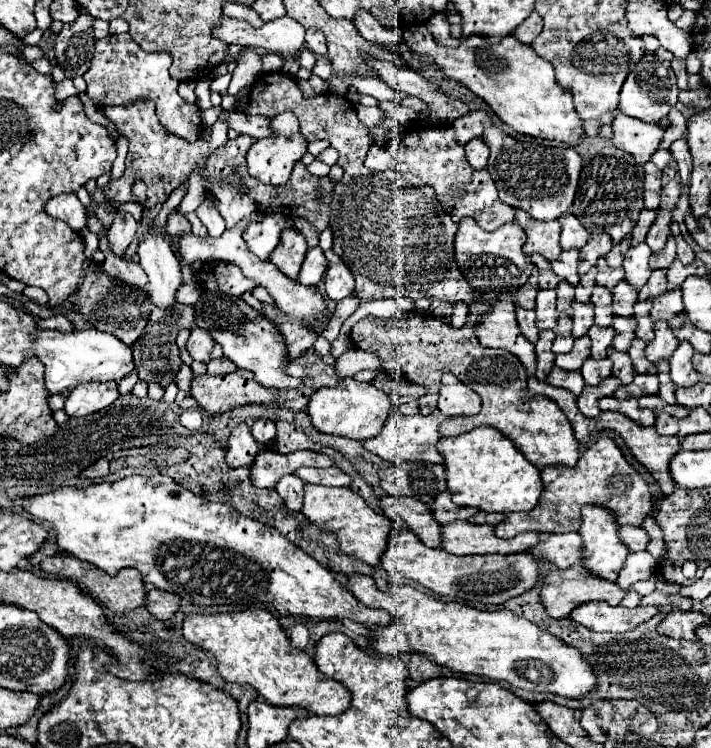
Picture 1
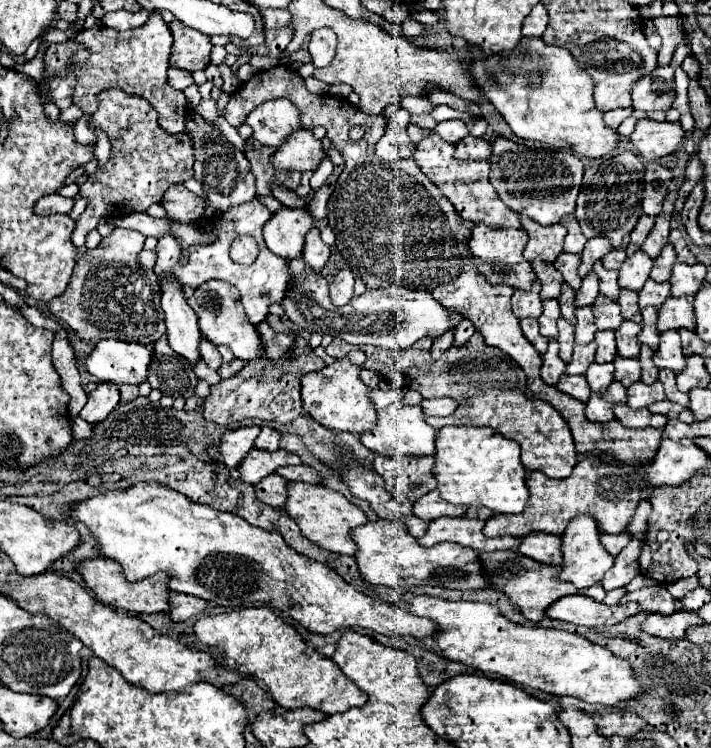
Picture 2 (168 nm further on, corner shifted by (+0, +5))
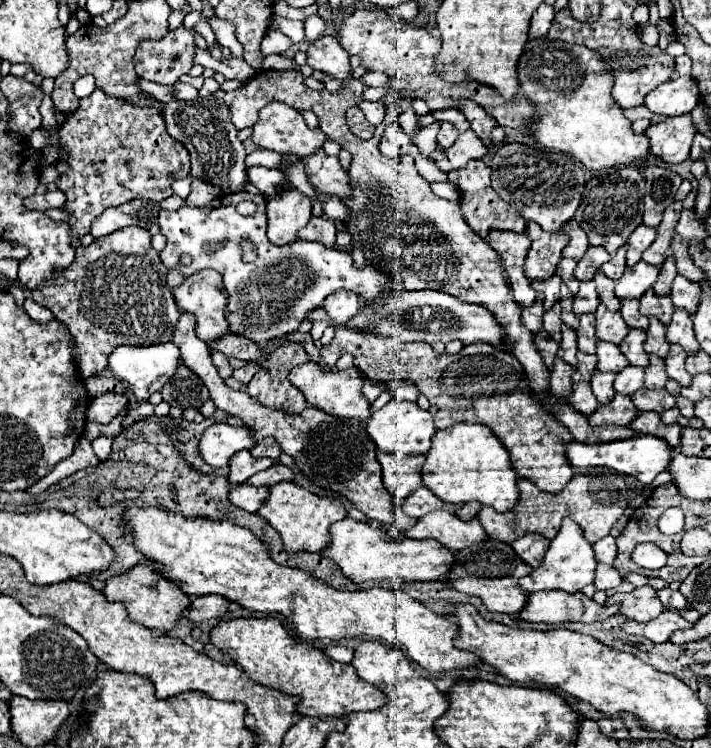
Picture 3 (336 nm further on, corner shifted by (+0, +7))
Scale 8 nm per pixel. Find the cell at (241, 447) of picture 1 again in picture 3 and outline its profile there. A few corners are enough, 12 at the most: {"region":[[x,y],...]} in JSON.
{"region":[[210,425],[200,455],[210,467],[226,467],[236,451],[252,449],[250,429]]}

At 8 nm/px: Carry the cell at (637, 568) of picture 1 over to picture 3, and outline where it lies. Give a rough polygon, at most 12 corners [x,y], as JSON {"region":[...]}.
{"region":[[596,567],[596,589],[608,591],[622,583],[614,567]]}

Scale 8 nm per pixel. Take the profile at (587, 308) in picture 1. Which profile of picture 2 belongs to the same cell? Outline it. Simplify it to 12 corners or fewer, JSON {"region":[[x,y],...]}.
{"region":[[576,307],[576,343],[596,333],[592,307]]}

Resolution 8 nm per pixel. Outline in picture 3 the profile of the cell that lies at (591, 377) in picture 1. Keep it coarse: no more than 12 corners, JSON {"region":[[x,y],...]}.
{"region":[[594,371],[592,391],[600,405],[610,403],[616,391],[614,373]]}

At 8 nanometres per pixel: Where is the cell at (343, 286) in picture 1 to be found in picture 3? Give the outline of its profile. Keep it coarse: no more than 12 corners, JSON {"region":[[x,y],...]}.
{"region":[[336,291],[324,299],[332,327],[358,313],[358,297]]}

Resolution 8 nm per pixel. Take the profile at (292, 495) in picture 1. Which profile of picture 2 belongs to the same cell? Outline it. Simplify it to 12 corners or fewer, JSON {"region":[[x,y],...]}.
{"region":[[278,473],[256,485],[256,497],[272,507],[286,503],[288,479]]}

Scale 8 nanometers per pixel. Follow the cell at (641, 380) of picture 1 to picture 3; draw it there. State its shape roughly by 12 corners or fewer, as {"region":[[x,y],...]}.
{"region":[[640,389],[632,395],[640,411],[662,413],[676,407],[664,389]]}

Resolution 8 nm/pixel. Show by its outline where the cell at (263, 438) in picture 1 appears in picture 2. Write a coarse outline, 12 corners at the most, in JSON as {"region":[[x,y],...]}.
{"region":[[262,427],[256,437],[258,449],[274,451],[280,443],[280,433]]}

